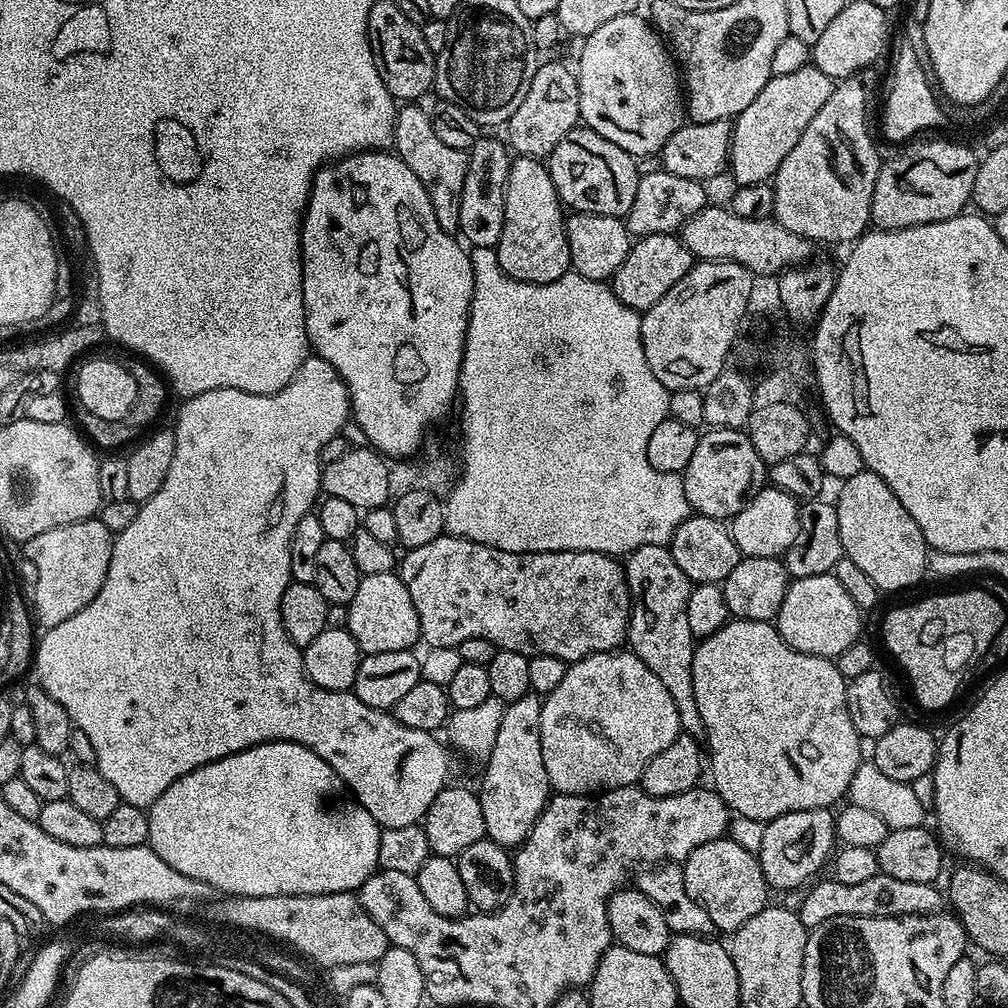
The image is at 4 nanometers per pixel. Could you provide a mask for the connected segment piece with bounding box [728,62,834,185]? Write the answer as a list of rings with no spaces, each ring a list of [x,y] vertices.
[[[811,62],[802,66],[802,70],[793,70],[791,74],[773,76],[768,80],[758,93],[758,98],[754,98],[746,110],[738,113],[732,124],[728,168],[730,176],[732,172],[736,179],[735,183],[762,184],[771,181],[778,166],[782,166],[782,158],[794,150],[798,138],[802,138],[802,130],[810,126],[814,114],[818,114],[826,98],[830,98],[833,87],[833,77],[822,74],[822,70],[818,70]]]

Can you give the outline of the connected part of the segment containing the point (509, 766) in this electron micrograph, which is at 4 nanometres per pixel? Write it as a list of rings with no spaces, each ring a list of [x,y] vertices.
[[[529,694],[518,698],[513,704],[507,705],[502,714],[502,727],[494,741],[494,750],[490,750],[490,758],[483,765],[484,777],[480,780],[478,795],[482,806],[482,822],[487,839],[498,842],[509,850],[519,848],[536,820],[542,814],[550,799],[550,785],[546,774],[546,762],[542,762],[542,722],[540,721],[541,697]]]

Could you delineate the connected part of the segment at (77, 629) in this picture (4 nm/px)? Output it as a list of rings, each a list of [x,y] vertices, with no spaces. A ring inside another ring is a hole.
[[[309,354],[292,381],[274,394],[250,394],[246,390],[219,388],[189,396],[183,403],[174,425],[174,462],[170,462],[166,482],[162,482],[162,487],[158,494],[154,494],[154,498],[140,504],[134,522],[130,522],[126,530],[115,533],[110,566],[106,570],[106,582],[102,590],[98,590],[91,602],[78,610],[78,614],[74,614],[74,618],[58,622],[58,626],[47,629],[44,636],[39,637],[34,657],[34,676],[36,672],[40,679],[37,680],[39,687],[44,688],[46,694],[54,698],[54,702],[59,702],[66,714],[70,714],[75,731],[79,735],[81,732],[88,739],[88,744],[96,755],[95,768],[100,771],[102,778],[106,778],[106,782],[114,786],[114,790],[118,790],[121,801],[130,806],[147,810],[164,793],[166,786],[170,786],[178,778],[230,754],[238,754],[259,744],[285,740],[306,746],[314,750],[318,758],[325,760],[336,771],[336,776],[344,783],[345,789],[368,811],[370,818],[374,818],[374,822],[381,829],[419,825],[426,810],[430,810],[430,802],[434,802],[440,791],[450,784],[448,775],[452,772],[453,753],[446,747],[445,741],[433,733],[402,726],[391,711],[366,706],[366,702],[356,697],[355,691],[335,692],[319,688],[306,674],[302,649],[289,638],[282,626],[282,594],[286,594],[292,580],[290,542],[294,538],[294,526],[298,526],[298,522],[302,522],[302,518],[313,511],[321,495],[320,455],[326,442],[341,435],[345,431],[344,423],[349,423],[352,398],[348,395],[348,387],[344,385],[338,370],[330,366],[330,362],[315,354]]]

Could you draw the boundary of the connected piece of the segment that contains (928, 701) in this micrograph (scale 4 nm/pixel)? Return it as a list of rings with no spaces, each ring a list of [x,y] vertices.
[[[968,588],[965,592],[944,592],[941,596],[928,596],[925,600],[916,600],[913,604],[904,604],[901,608],[892,608],[884,616],[880,628],[884,631],[884,644],[888,652],[900,663],[908,684],[912,687],[912,696],[928,712],[944,708],[956,696],[968,667],[975,660],[989,655],[992,643],[1006,627],[1004,608],[996,596],[983,592],[980,588]]]

